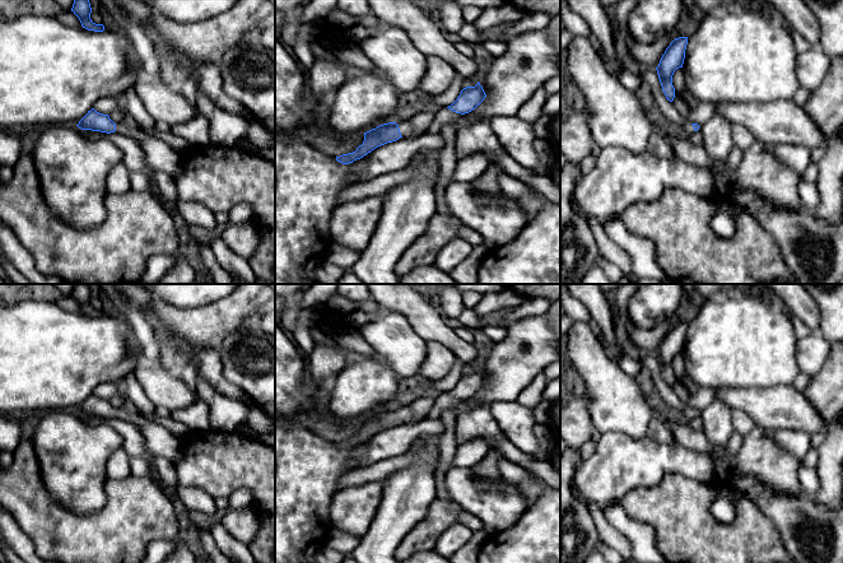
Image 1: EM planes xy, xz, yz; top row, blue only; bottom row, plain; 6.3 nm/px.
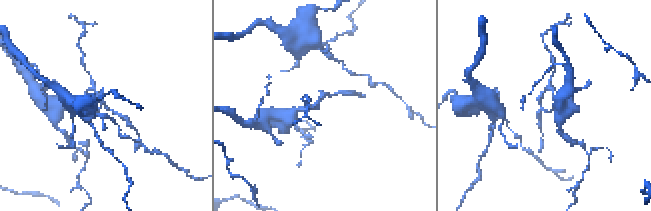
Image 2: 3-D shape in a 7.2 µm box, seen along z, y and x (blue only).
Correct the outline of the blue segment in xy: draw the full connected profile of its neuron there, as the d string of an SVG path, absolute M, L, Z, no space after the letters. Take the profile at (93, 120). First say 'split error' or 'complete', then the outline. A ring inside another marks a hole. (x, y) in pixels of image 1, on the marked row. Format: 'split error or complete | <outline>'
split error | M94 108L76 125L81 130L101 132L120 132L136 139L145 153L146 163L153 171L166 172L174 178L180 172L180 152L172 149L164 140L144 131L143 129L131 129L125 124L115 124L108 115L97 112Z

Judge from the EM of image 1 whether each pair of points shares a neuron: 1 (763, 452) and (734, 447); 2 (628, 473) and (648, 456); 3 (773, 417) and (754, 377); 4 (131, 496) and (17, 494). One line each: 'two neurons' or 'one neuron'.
1: two neurons
2: one neuron
3: two neurons
4: one neuron

